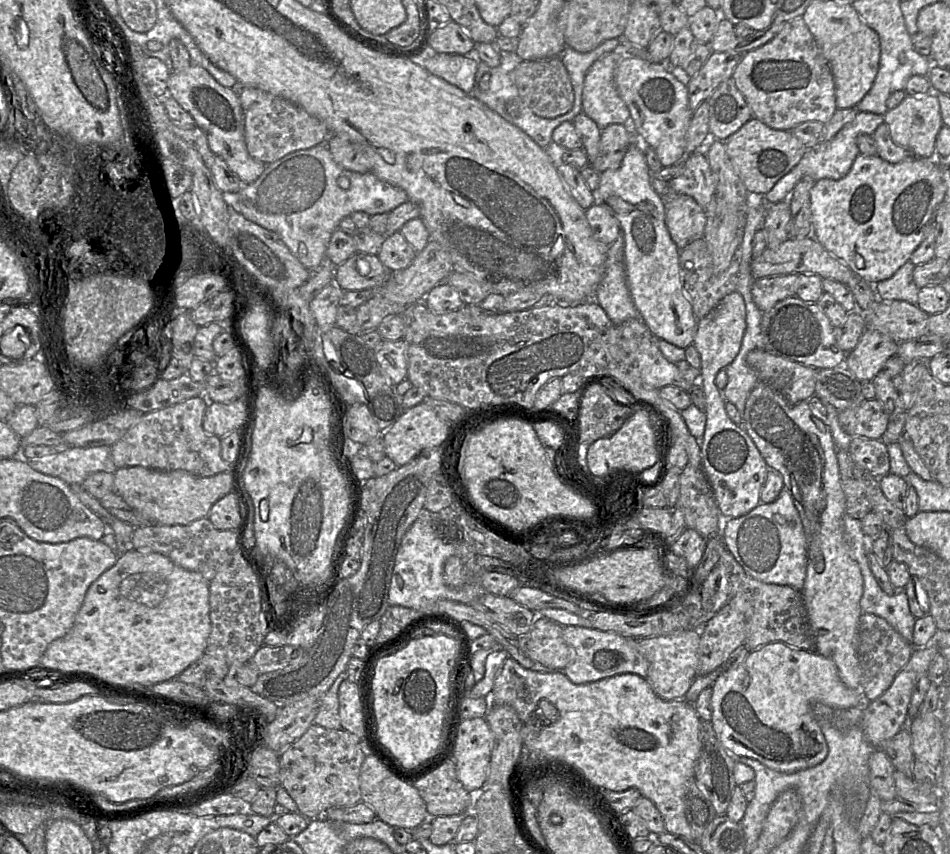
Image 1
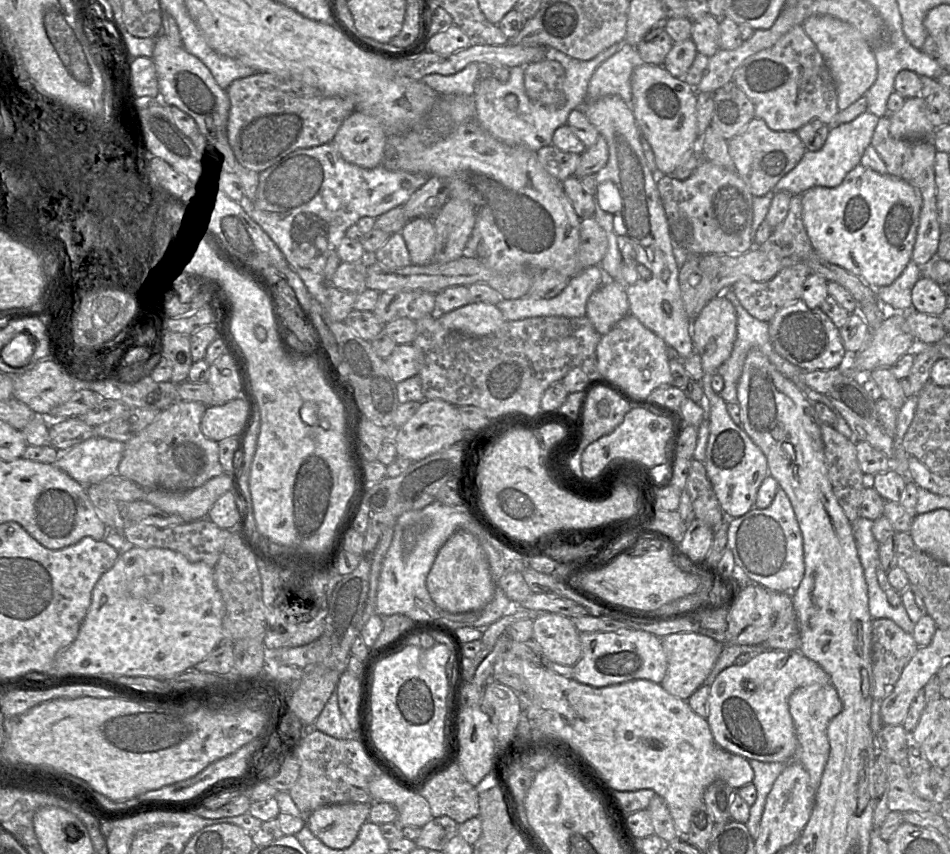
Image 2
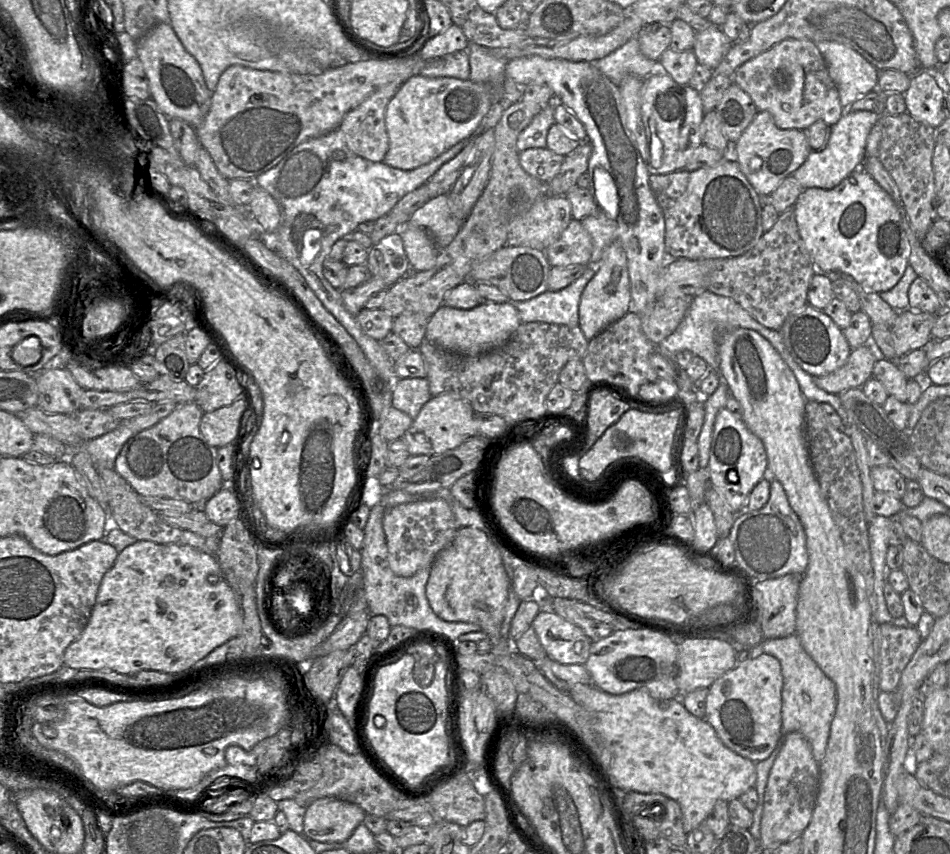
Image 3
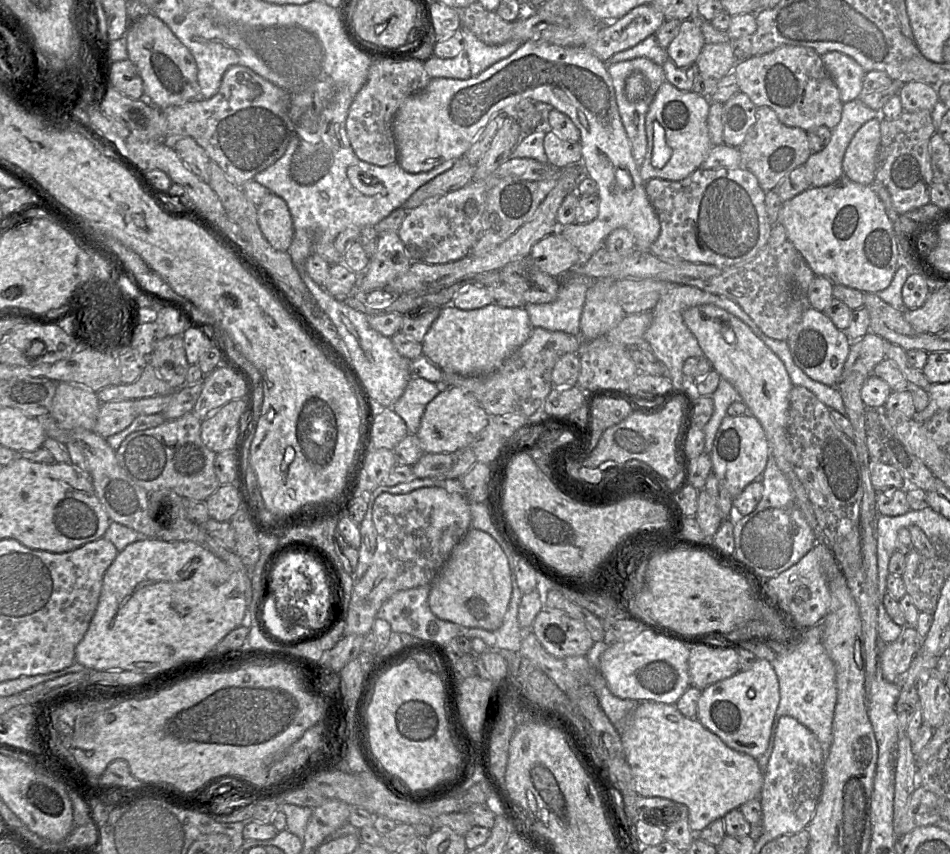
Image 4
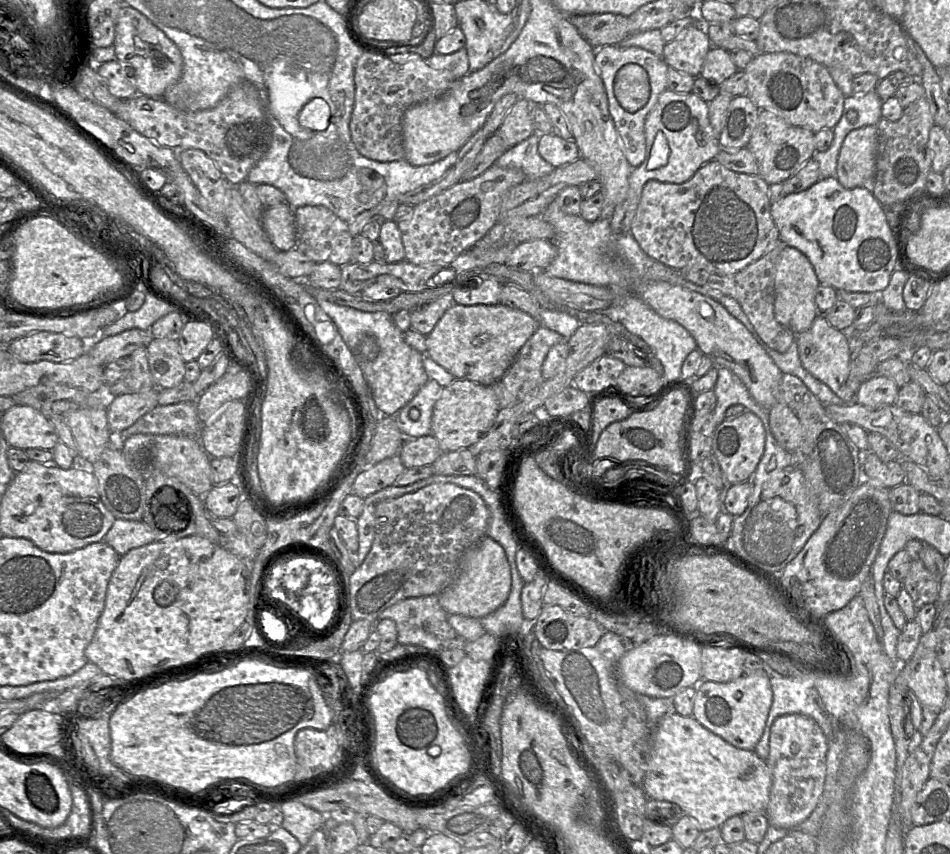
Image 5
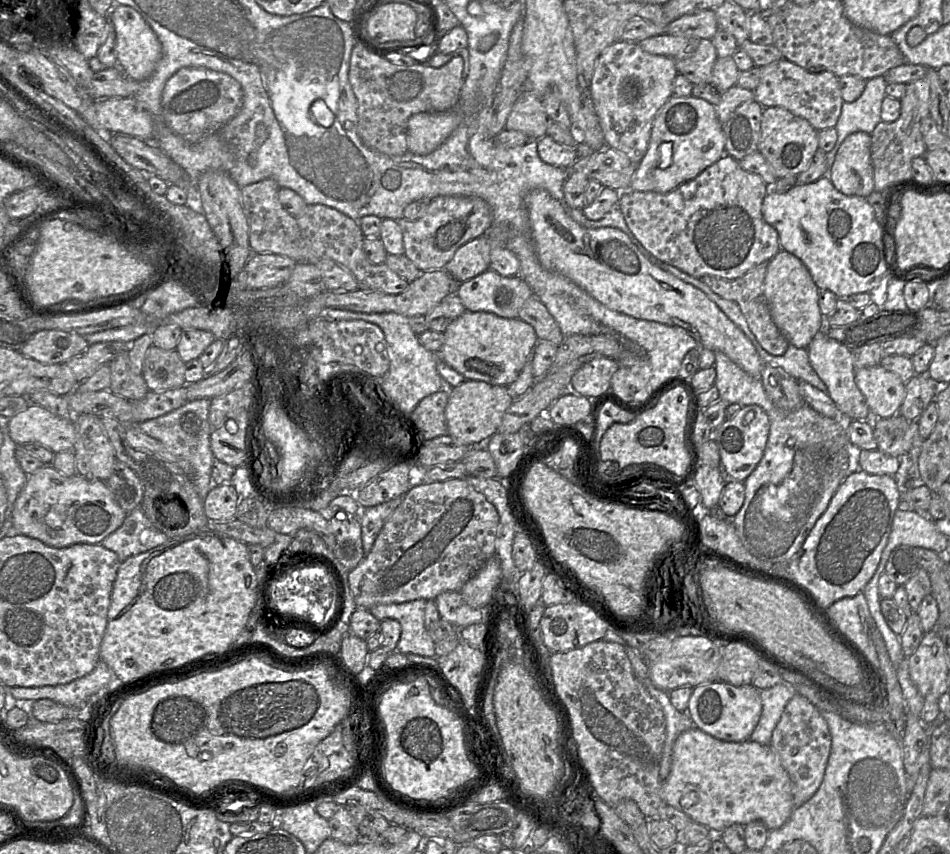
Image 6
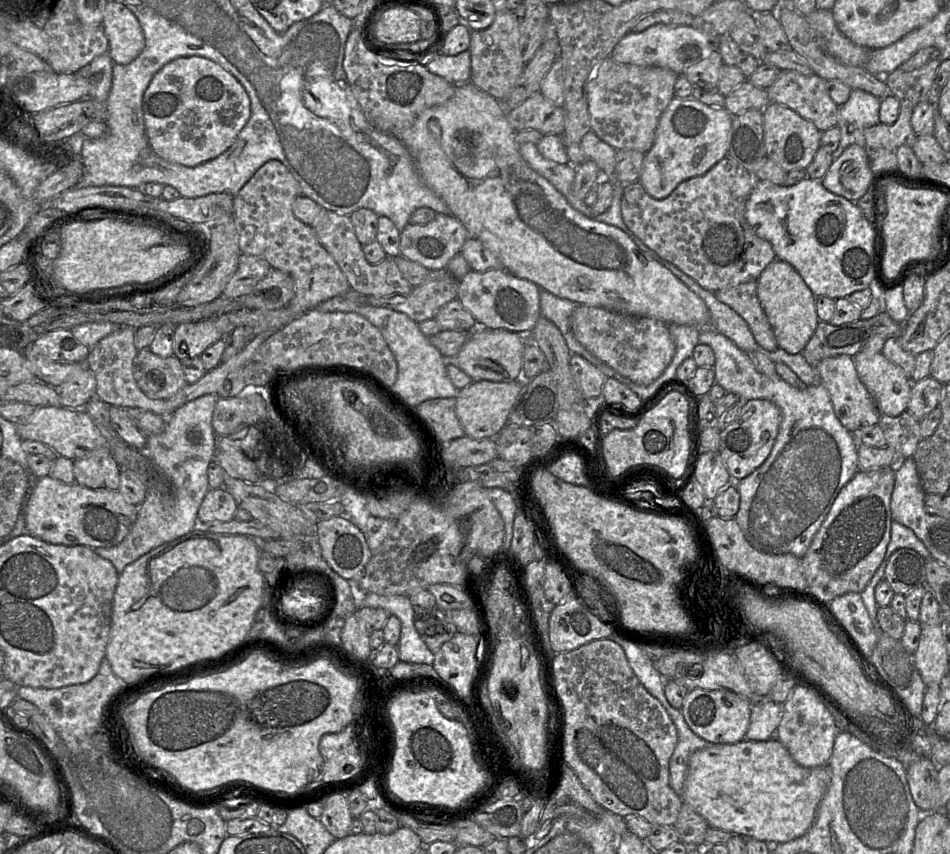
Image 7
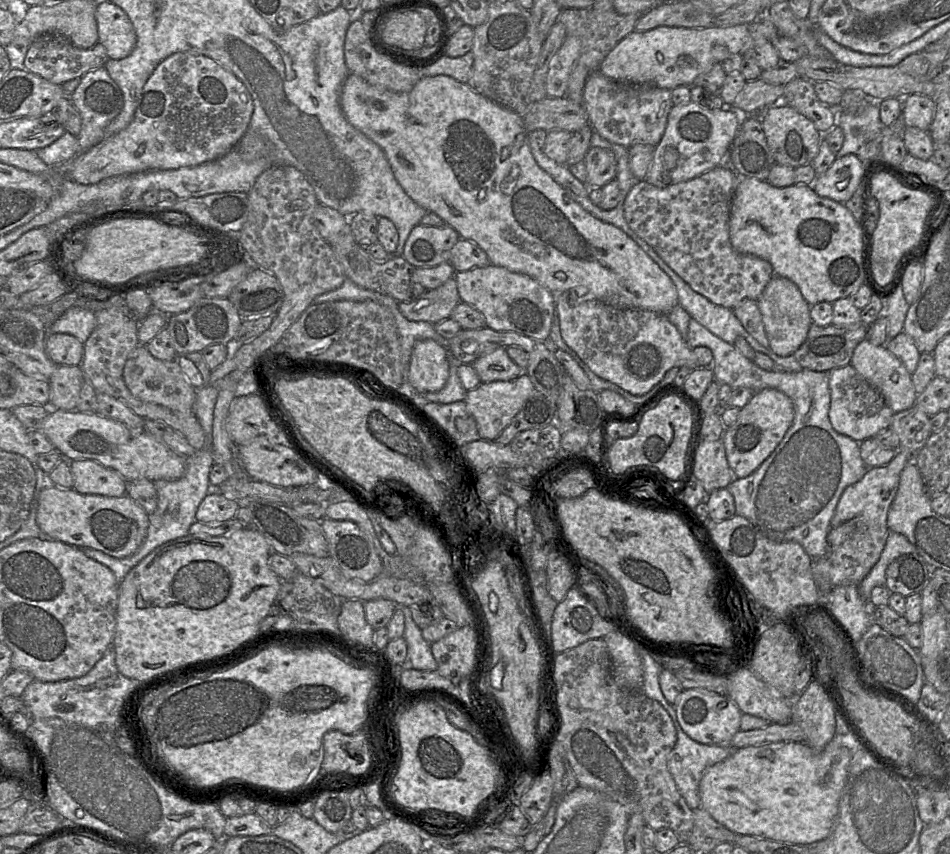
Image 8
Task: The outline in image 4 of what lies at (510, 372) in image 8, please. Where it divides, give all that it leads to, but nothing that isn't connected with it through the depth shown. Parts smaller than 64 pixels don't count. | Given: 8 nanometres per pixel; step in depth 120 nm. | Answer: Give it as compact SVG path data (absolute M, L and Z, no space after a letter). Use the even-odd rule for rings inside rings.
M489 304L478 309L462 310L446 305L441 308L421 342L422 354L444 374L490 375L524 344L531 332L532 324L524 307Z

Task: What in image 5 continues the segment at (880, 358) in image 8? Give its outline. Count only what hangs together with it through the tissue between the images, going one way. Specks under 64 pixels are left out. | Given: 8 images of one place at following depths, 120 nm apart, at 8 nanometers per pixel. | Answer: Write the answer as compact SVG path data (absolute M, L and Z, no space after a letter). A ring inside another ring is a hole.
M874 375L860 384L855 394L855 401L873 409L893 405L899 389L894 380L886 376Z

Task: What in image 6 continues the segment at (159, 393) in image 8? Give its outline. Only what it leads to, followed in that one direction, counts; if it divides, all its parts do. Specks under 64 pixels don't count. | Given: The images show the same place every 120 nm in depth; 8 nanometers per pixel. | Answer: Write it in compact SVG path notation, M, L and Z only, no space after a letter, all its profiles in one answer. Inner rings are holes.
M151 345L145 354L142 376L150 391L157 393L186 385L185 363L176 350Z

